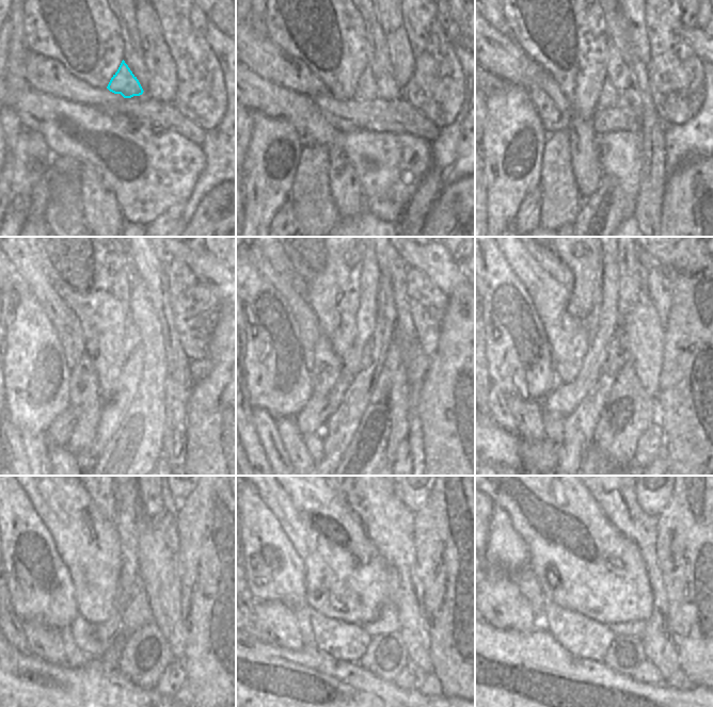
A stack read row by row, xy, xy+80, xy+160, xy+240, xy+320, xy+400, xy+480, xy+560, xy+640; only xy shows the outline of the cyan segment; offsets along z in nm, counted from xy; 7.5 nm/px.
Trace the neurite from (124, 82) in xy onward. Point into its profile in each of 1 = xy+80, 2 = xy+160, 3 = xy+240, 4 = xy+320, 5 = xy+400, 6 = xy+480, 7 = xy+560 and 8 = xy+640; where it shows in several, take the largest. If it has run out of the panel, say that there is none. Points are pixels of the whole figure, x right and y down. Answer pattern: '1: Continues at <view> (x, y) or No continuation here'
1: Continues at xy+80 (366, 89)
2: Continues at xy+160 (607, 98)
3: Continues at xy+240 (131, 339)
4: Continues at xy+320 (366, 357)
5: Continues at xy+400 (615, 355)
6: Continues at xy+480 (138, 612)
7: Continues at xy+560 (386, 622)
8: Continues at xy+640 (636, 628).

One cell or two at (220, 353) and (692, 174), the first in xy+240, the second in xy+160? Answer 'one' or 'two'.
one

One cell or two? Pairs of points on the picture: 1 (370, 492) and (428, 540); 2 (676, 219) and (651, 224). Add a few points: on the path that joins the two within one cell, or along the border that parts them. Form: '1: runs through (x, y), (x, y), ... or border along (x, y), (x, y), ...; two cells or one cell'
1: border along (413, 512), (413, 546), (416, 551); two cells
2: border along (664, 197), (659, 225); two cells

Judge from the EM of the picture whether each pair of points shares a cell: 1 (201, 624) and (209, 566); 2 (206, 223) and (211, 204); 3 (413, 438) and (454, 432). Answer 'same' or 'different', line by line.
1: same
2: same
3: different

